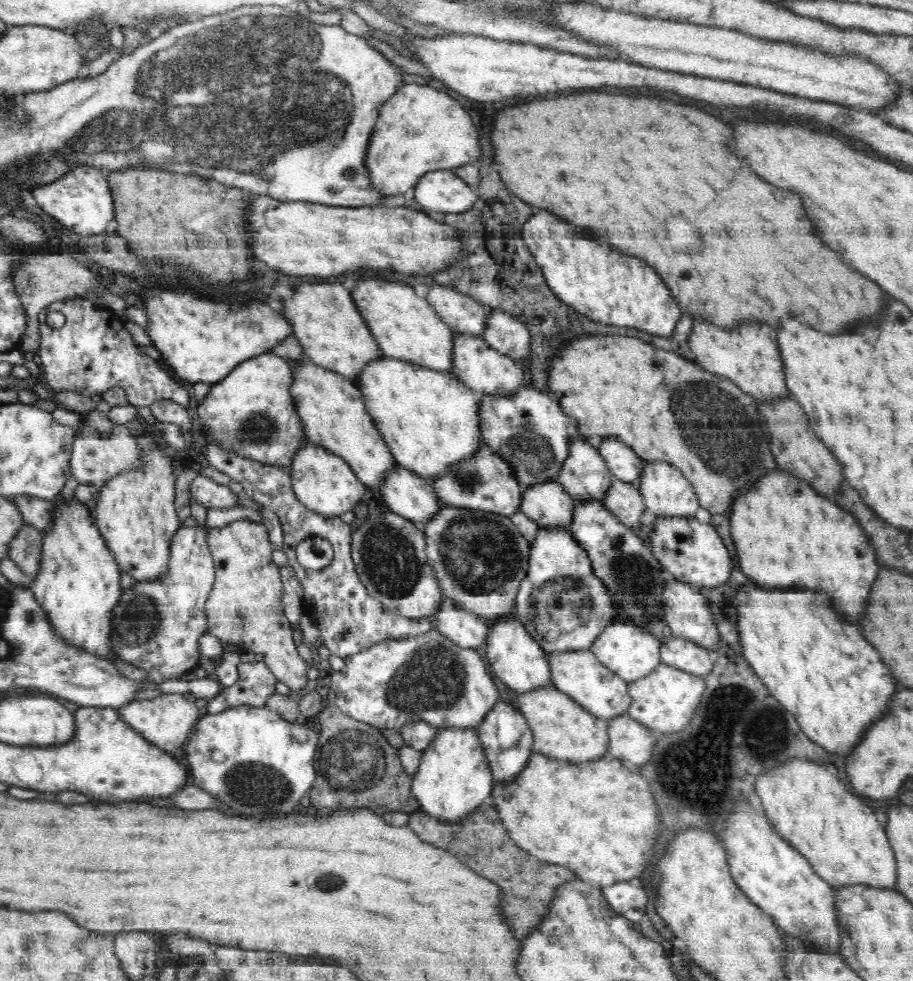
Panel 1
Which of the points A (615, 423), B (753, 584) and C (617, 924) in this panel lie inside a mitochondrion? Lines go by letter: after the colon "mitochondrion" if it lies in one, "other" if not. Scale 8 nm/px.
A: other
B: other
C: other

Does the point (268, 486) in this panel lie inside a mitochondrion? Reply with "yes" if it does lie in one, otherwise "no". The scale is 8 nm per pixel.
no

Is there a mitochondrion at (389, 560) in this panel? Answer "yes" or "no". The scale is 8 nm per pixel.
yes

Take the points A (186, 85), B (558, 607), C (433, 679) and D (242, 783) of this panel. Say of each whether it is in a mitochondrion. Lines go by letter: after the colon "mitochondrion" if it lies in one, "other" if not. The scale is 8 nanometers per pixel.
A: mitochondrion
B: mitochondrion
C: mitochondrion
D: mitochondrion

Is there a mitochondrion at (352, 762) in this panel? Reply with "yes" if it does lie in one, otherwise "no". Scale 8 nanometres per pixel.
yes

